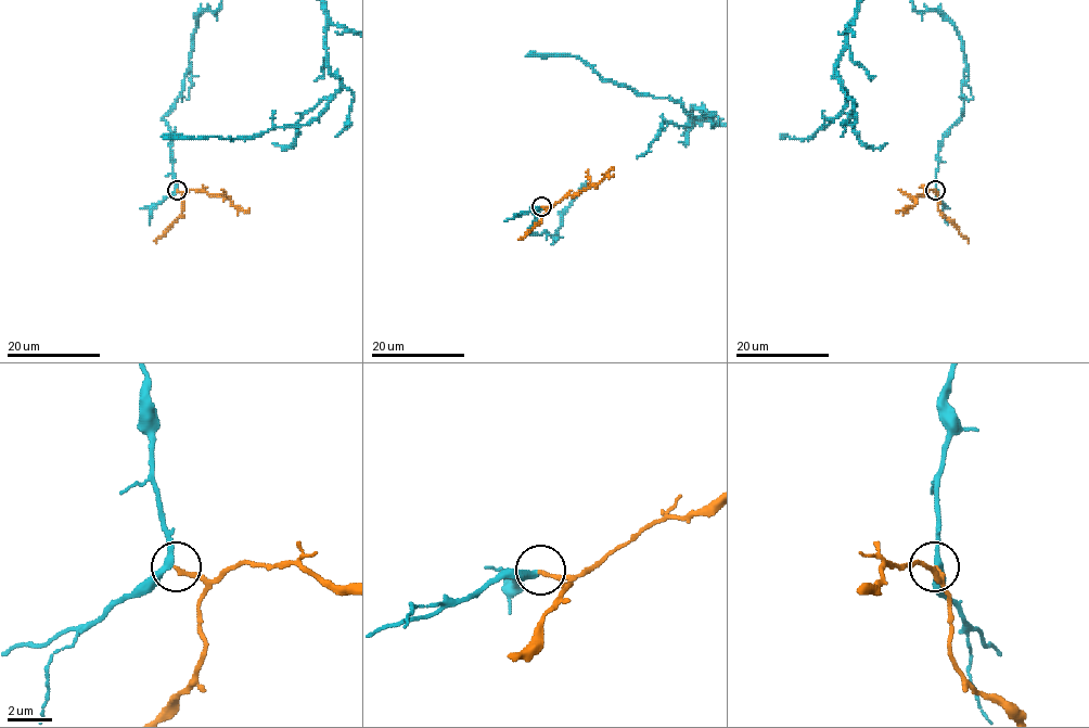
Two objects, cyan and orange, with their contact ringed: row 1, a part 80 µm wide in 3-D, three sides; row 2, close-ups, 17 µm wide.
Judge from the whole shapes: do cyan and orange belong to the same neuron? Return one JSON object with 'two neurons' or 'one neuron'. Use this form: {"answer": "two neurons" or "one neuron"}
{"answer": "two neurons"}

